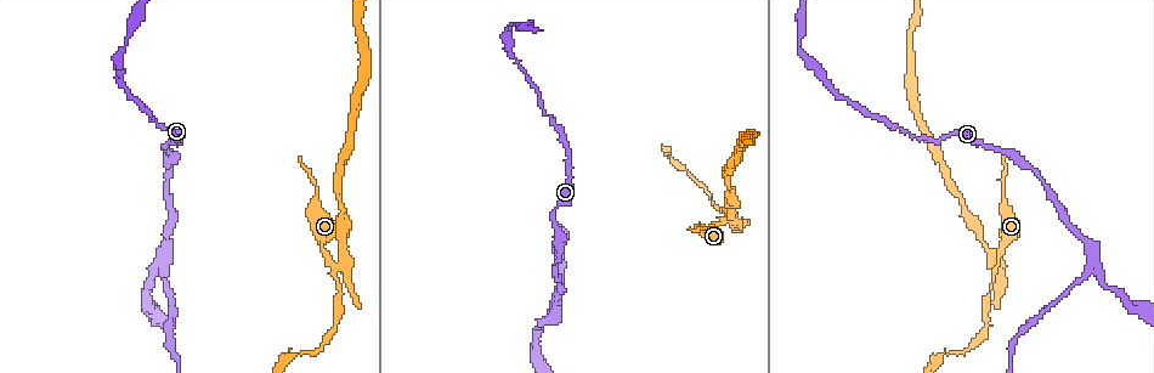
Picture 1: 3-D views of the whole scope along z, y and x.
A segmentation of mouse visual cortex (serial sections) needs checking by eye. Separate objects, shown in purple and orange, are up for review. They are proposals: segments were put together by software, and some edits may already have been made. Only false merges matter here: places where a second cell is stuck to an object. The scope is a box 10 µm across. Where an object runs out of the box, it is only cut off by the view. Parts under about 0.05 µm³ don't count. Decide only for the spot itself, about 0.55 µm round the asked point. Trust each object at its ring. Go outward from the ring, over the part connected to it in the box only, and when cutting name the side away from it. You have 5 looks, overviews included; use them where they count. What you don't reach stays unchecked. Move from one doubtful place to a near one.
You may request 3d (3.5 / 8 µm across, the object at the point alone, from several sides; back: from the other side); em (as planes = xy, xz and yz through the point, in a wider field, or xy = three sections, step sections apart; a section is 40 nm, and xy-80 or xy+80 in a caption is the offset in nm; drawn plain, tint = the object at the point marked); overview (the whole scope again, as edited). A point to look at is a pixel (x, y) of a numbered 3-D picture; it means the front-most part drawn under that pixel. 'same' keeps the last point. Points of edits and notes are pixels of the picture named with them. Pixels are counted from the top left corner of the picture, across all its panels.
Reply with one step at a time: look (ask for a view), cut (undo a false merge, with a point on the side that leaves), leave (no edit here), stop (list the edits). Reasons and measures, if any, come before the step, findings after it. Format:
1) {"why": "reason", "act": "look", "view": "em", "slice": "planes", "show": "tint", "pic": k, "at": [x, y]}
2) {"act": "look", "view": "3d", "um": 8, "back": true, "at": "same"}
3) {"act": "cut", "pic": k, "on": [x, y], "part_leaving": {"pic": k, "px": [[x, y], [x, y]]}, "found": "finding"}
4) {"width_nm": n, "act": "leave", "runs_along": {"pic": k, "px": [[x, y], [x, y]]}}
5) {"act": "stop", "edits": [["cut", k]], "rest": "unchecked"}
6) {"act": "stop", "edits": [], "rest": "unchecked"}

{"why": "thin neck", "act": "look", "view": "3d", "um": 3.5, "pic": 1, "at": [1041, 182]}

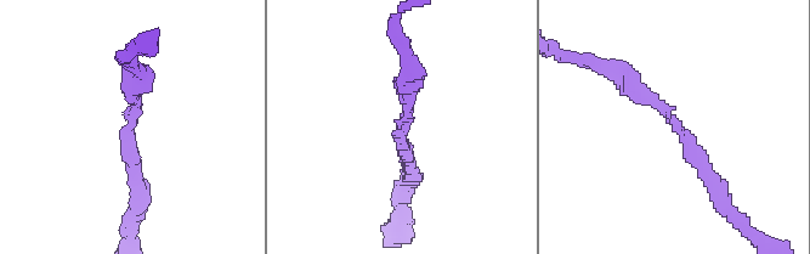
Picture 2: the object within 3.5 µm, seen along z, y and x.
{"arm_widths_nm": [200, 250], "act": "leave", "runs_along": {"pic": 2, "px": [[615, 72], [662, 106], [718, 192]]}, "found": "all the same cell"}

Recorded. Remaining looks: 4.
{"why": "branch point", "act": "look", "view": "3d", "um": 3.5, "pic": 1, "at": [1091, 262]}

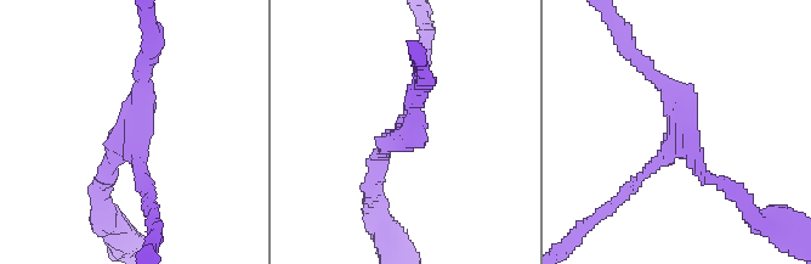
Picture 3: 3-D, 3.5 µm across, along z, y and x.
{"arms": 3, "arm_widths_nm": [150, 200, 200], "act": "look", "view": "em", "slice": "xy", "step": 2, "show": "tint", "pic": 3, "at": [682, 131]}

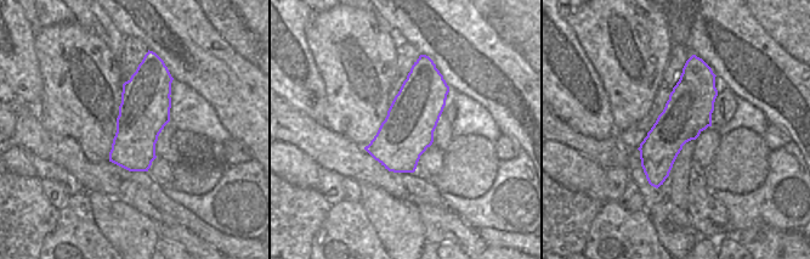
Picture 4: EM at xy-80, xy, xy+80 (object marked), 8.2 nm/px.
{"act": "leave", "runs_along": {"pic": 4, "px": [[690, 68], [656, 184]]}, "found": "one cell here"}

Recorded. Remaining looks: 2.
{"act": "stop", "edits": [], "rest": "unchecked"}

